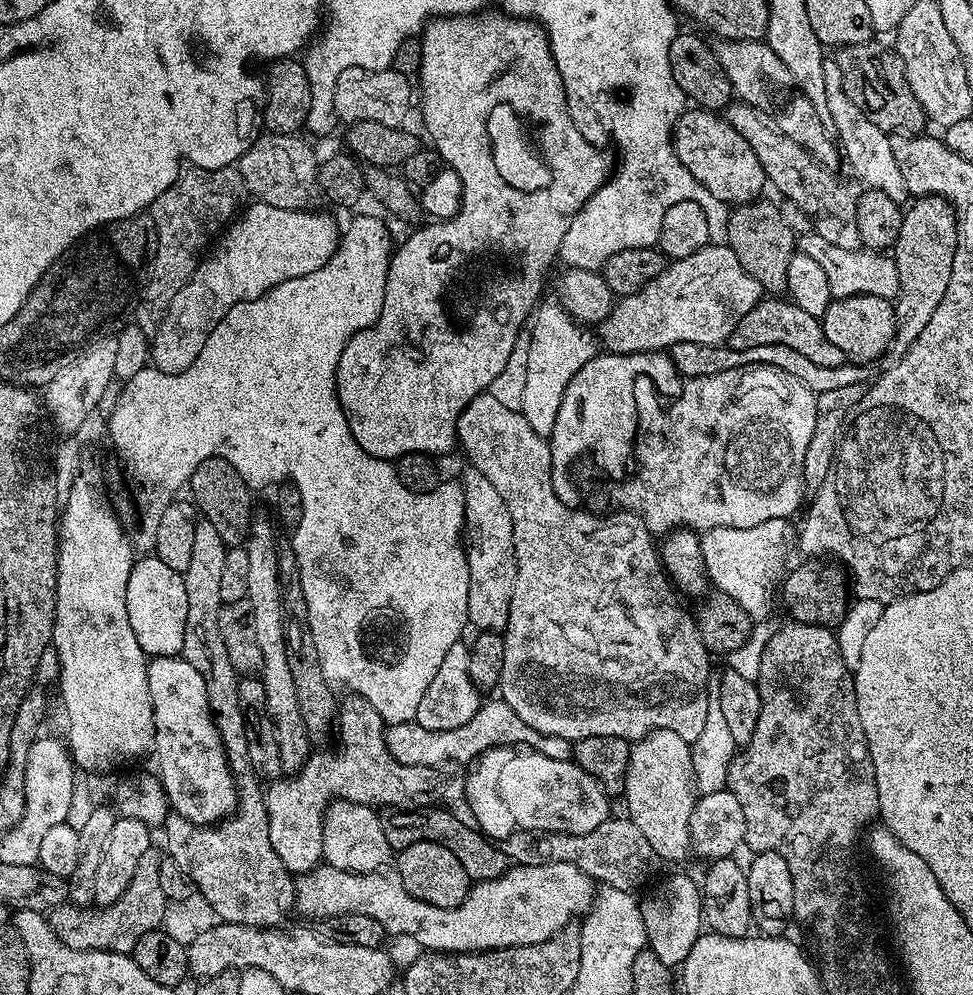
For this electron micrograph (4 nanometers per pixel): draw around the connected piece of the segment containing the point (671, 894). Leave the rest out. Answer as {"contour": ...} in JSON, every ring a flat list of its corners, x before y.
{"contour":[[668,876,645,900,639,901,639,907,646,926,647,947,658,954,658,959,666,962,668,968,683,965,694,942,702,935,704,901,701,885,688,876]]}

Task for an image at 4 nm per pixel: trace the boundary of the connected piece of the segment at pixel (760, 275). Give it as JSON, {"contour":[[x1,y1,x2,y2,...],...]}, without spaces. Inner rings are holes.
{"contour":[[757,198,748,204,737,204,728,213,729,248,734,250,738,262,742,262,742,270,757,280,761,289,768,294,780,294,787,289,786,270,792,257,797,251,798,236,792,231,780,213,780,204]]}

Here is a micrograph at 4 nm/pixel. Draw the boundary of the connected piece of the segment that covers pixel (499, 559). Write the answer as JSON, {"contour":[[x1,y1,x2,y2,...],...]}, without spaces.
{"contour":[[468,466,462,479,464,489,464,535,462,543,470,570,470,594,466,598,468,624,476,630,503,630,510,618,514,594,514,522,498,489,474,466]]}

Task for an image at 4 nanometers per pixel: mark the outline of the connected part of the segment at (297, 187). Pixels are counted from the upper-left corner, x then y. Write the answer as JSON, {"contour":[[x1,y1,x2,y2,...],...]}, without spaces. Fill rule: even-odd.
{"contour":[[277,132,257,135,252,144,242,154,238,167,244,179,245,189,256,195,262,204,278,206,286,210,308,210,320,196,320,185,316,182,318,159,312,148,299,135,283,136]]}

